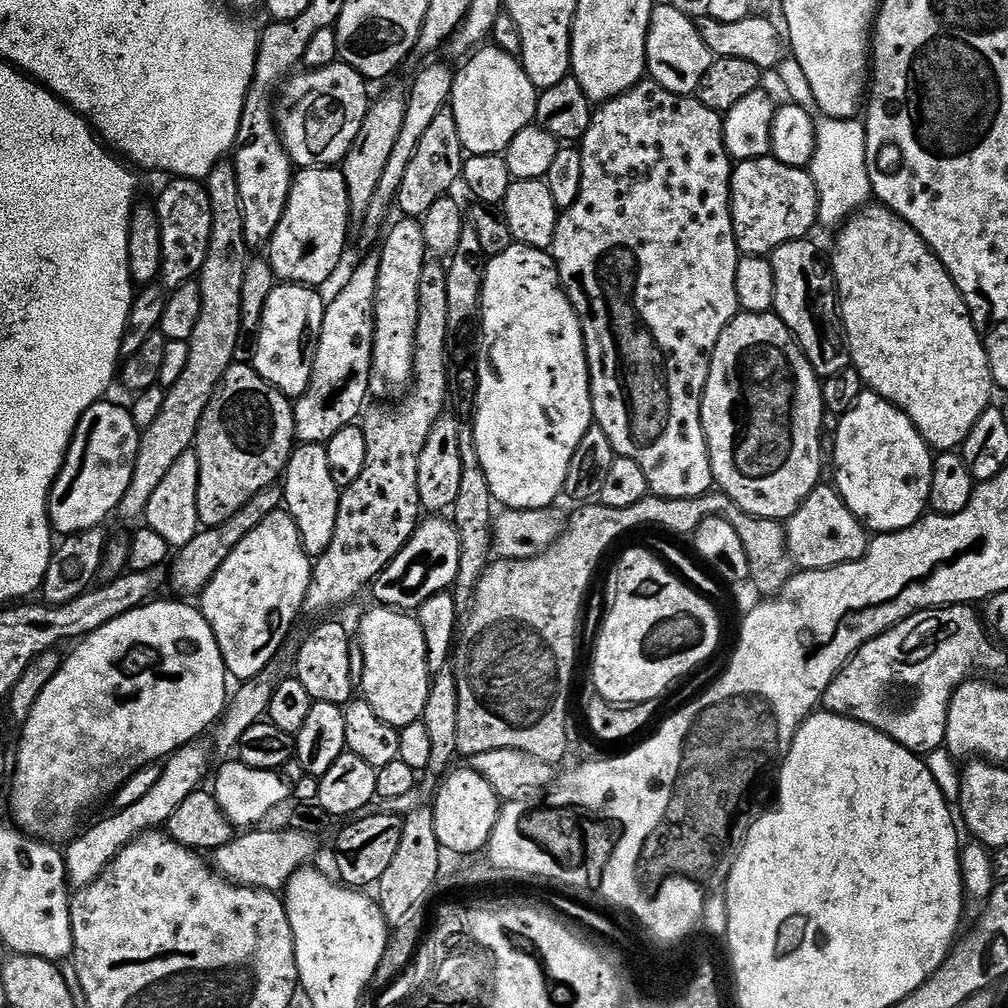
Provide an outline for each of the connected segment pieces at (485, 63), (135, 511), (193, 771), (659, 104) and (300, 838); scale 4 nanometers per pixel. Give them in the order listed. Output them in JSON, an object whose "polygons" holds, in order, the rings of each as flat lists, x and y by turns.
{"polygons":[[[489,46,476,52,464,64,464,69,455,73,450,107,454,121,458,126,458,137,465,153,473,156,503,154,507,152,510,142,514,142,514,134,529,127,536,120,536,104,538,89,526,74,523,64,513,53,504,52,501,48]],[[228,158,217,161,206,178,206,187,210,194,214,226,210,226,210,246,198,277,202,314,198,314,198,326,194,326,194,334,188,341,190,358,186,358,186,370,182,370,182,378,178,378,178,382,167,389,165,402,154,424,143,429,138,458,134,462,134,474,120,503,119,515,143,517,150,494,158,490,170,466,174,466,174,462,178,462,178,458,182,458,182,454,189,452,195,445,202,414,206,414,206,406,210,406,212,395,223,384,228,367,234,363,234,350,241,334,242,278,246,278,250,259,235,163]],[[193,742,172,753,167,760,163,761,163,772,158,782,155,782,153,789,144,798,128,807,121,807,117,811,117,816,108,816,105,820,98,821,88,833,85,831,77,835,67,845,64,852,64,865,68,867,68,882,73,889,79,890,87,884,92,884,133,837,153,826,167,825,178,810,178,806,182,806,182,802,190,798,190,794,197,792,203,785,200,783,207,776,209,779,208,752,202,745,203,743]],[[651,78,641,80,636,87,631,88,631,90,625,92,624,95,616,96,610,101,601,103,599,108,595,115,593,115,592,122,586,130,583,139,581,139,578,144,578,149,581,154,580,192,574,204,559,213,556,233,553,236,553,242,550,247,552,258,556,261,556,268,560,271,560,282,564,293,567,294,569,302,574,306,574,310,578,314,580,325,584,331,584,353,588,359,588,375,592,377,592,415,595,423,606,434,606,438,610,438,613,453,615,453,616,456,630,458,634,462,638,462,638,466,642,466,642,470,646,474,648,491,651,495,662,496,667,500,704,496,713,491,714,481,712,479,708,443,704,437,704,427,702,426,702,418,700,417,700,399,704,396,704,387,708,381,708,366,714,346,718,342,722,330,726,330,726,326,729,322,741,311,740,303,738,302,738,294,736,293,736,271,738,270,738,262,742,259,742,253,740,247,736,244,736,235,734,234,734,226,732,225,732,169,734,167,734,161,732,157,729,156,726,146,724,145,724,122,721,113,710,110,701,100,697,100,692,96,679,96,678,94,674,94]],[[248,830,243,834,237,835,229,844,215,849,214,859,215,865,223,875,230,880,243,884,245,887,263,888,266,892,279,893,281,890,288,887,288,879,291,878,297,869,303,867,312,856,313,837,285,830,285,832,256,832,260,830]]]}

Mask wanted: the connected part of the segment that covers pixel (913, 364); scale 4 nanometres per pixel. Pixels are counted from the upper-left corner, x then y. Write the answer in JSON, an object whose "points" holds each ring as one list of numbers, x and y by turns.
{"points":[[864,206,853,211,843,221,842,227,839,229,839,232,841,231,840,237,836,240,836,253,833,254,832,260,830,259,830,271,834,277,838,293,838,315,842,321,842,332,846,337,846,352,850,357,851,367,853,369,856,367,857,374,868,383,865,385,871,391,878,393,882,398,886,398,886,402,890,402,898,410,902,410,910,418,910,422,914,422,918,434,922,434,922,438,929,448,937,453,959,449,963,445,964,439,970,434,970,430,974,430,978,418,982,418,982,414,987,412,993,403,994,383,991,368,987,364,987,350,984,349,981,329,973,322,972,315,968,313,968,307,958,290,958,286,954,286,950,274,942,266,940,259,928,247,928,243,891,208,868,207]]}

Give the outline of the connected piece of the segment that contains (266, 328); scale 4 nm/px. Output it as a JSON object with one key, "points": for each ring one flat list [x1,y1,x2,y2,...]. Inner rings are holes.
{"points":[[276,285,263,308,260,331,253,351,253,367,262,378,289,398,299,398,307,390,321,334,326,300,309,285]]}

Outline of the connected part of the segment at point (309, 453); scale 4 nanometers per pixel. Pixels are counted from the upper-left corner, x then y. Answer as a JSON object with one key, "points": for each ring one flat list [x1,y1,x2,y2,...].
{"points":[[297,443,288,459,282,477,283,503,286,511,298,526,300,540,309,557,319,558,331,546,338,522,341,489,336,487,330,474,328,449,323,443]]}

